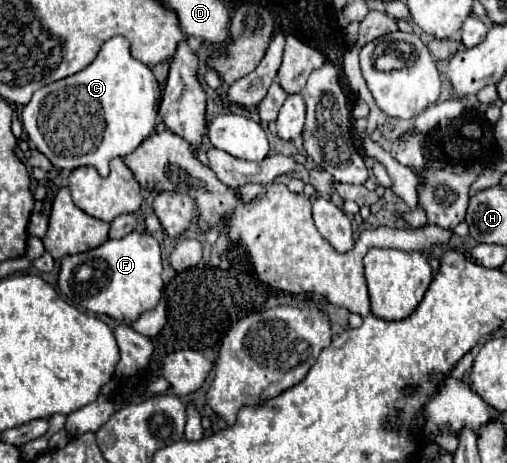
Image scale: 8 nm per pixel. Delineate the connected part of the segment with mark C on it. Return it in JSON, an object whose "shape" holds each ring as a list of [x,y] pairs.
{"shape":[[[112,37],[106,41],[106,45],[102,45],[98,57],[86,69],[38,89],[22,111],[22,125],[36,149],[42,151],[54,163],[54,167],[72,171],[82,165],[94,165],[98,173],[106,177],[110,173],[108,163],[112,157],[132,153],[154,131],[158,103],[160,89],[152,71],[132,57],[126,37]]]}

